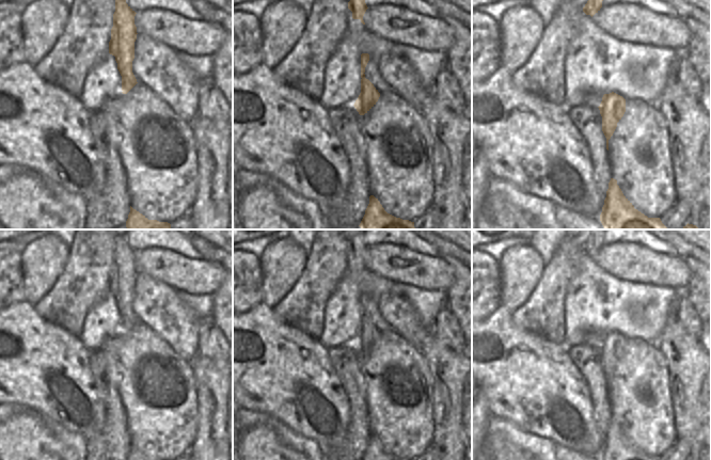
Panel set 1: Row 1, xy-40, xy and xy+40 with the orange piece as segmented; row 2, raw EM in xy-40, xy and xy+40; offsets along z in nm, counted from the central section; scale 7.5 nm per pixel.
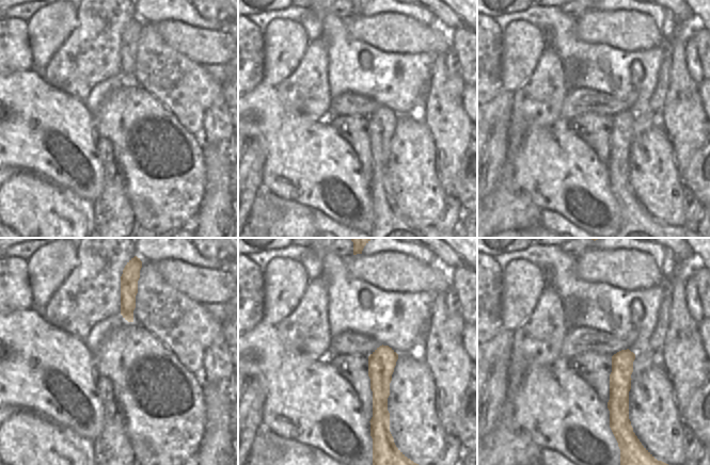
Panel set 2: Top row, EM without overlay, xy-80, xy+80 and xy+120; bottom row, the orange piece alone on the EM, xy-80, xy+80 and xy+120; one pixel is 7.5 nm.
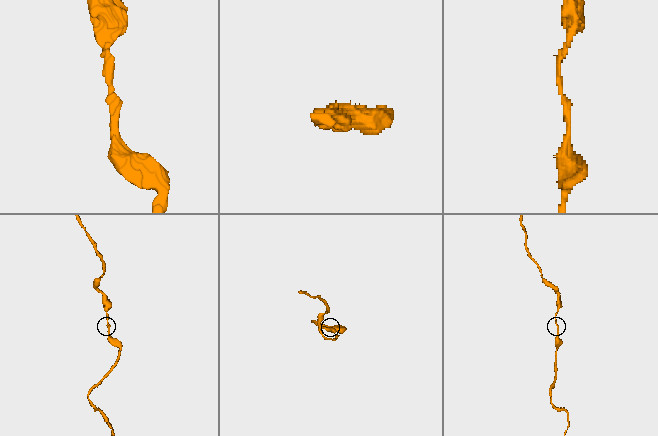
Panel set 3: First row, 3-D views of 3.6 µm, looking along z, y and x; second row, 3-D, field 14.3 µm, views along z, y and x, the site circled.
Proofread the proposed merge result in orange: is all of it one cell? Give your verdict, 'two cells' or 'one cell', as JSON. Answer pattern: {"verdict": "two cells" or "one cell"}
{"verdict": "one cell"}

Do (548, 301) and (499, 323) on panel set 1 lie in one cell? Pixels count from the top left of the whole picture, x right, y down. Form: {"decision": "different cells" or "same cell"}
{"decision": "different cells"}

